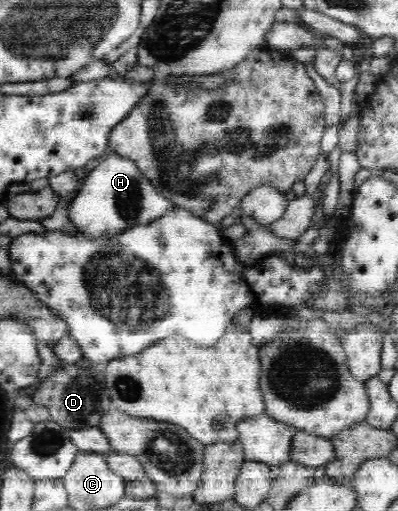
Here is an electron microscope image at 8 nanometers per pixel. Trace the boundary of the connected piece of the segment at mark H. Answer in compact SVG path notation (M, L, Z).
M109 153L105 160L92 169L79 184L70 201L69 221L77 235L83 237L113 237L137 225L149 225L167 213L174 203L163 197L157 188L141 173L135 161Z

